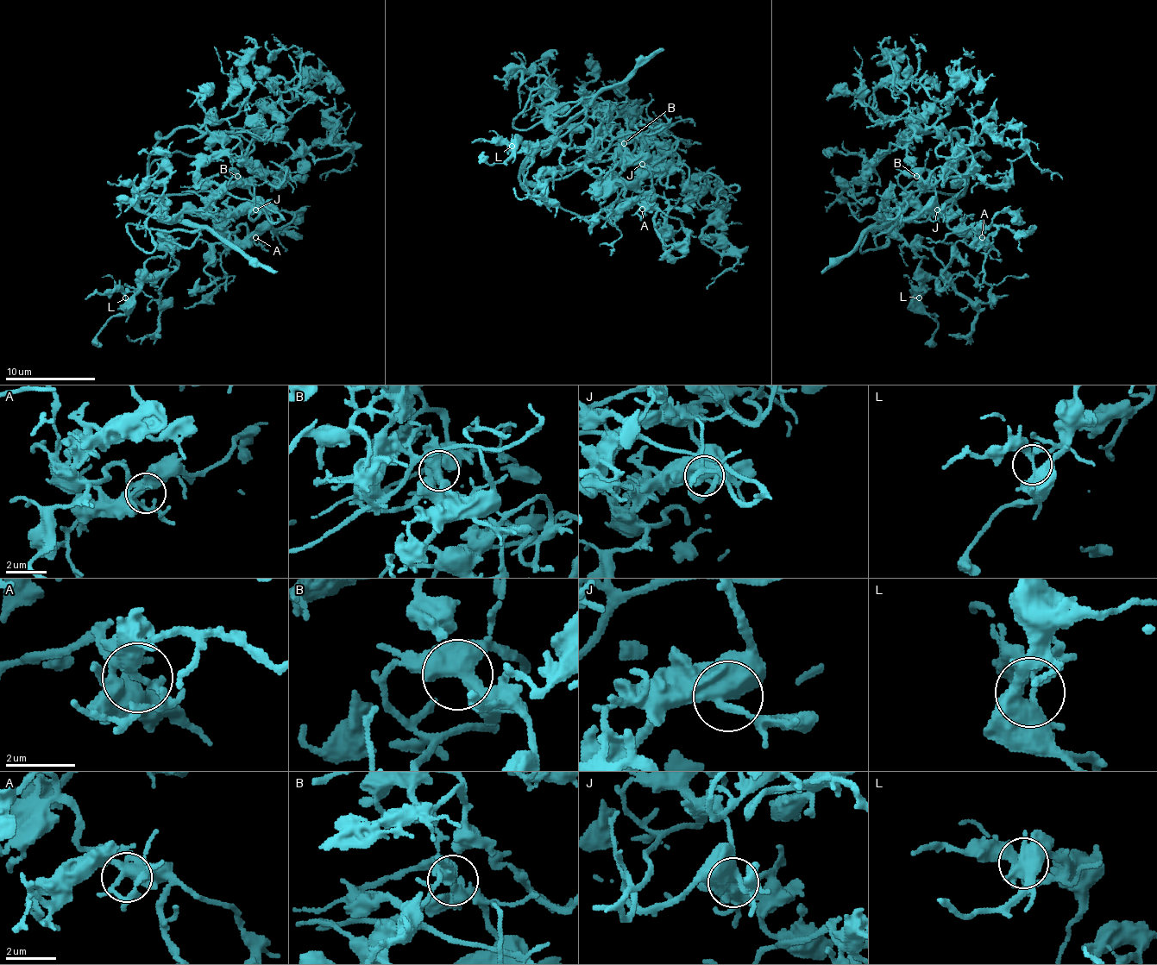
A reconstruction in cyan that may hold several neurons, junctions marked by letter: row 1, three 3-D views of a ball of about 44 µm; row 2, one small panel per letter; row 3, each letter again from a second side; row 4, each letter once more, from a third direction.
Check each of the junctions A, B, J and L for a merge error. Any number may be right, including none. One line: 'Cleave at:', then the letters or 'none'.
Cleave at: none

